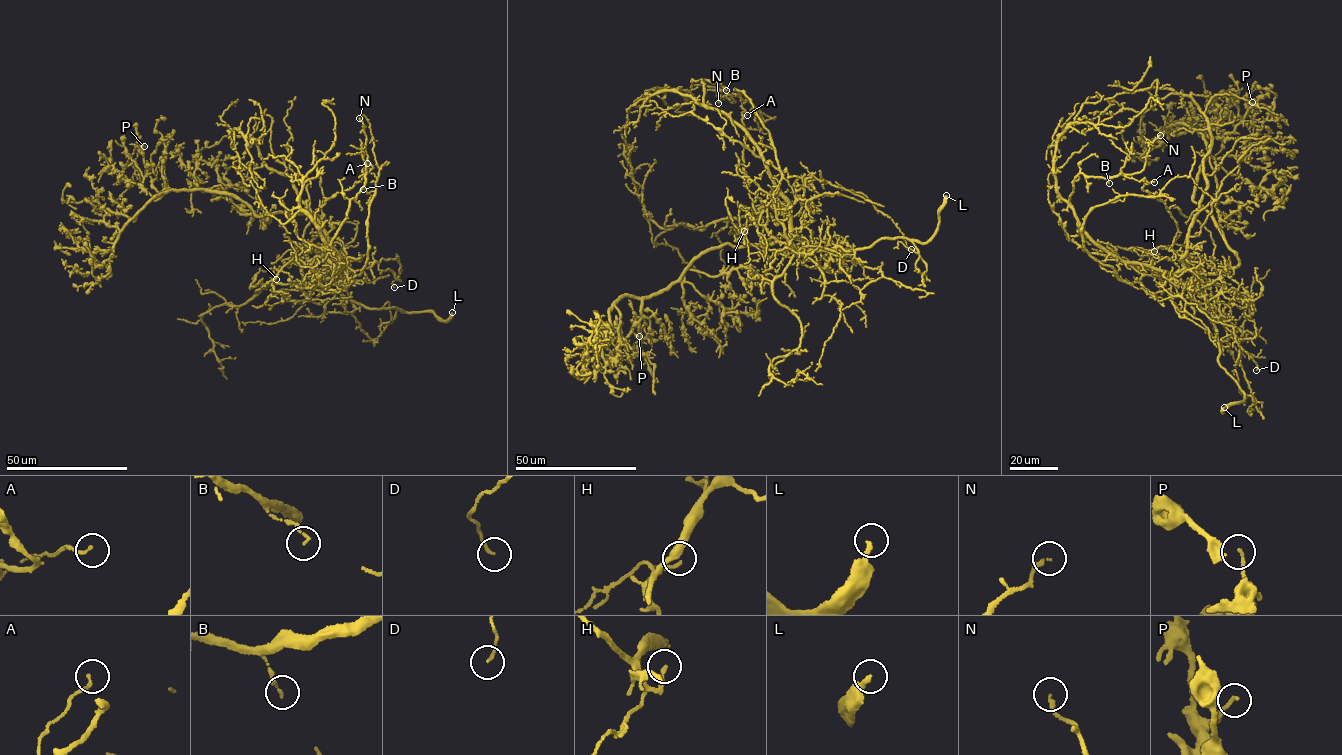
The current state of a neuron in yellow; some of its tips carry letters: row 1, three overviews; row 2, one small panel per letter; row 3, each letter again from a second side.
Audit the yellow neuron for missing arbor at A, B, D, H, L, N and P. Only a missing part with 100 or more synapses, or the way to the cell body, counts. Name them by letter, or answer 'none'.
L

